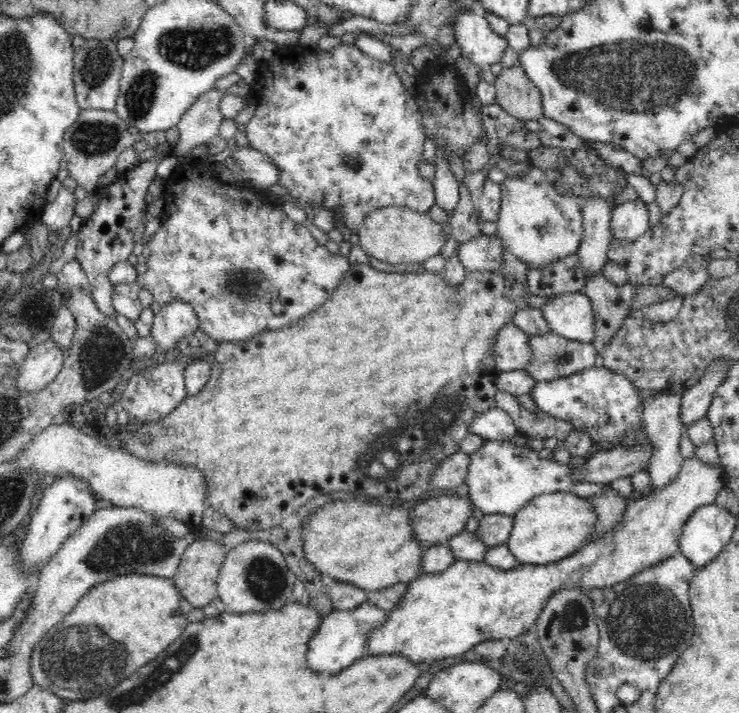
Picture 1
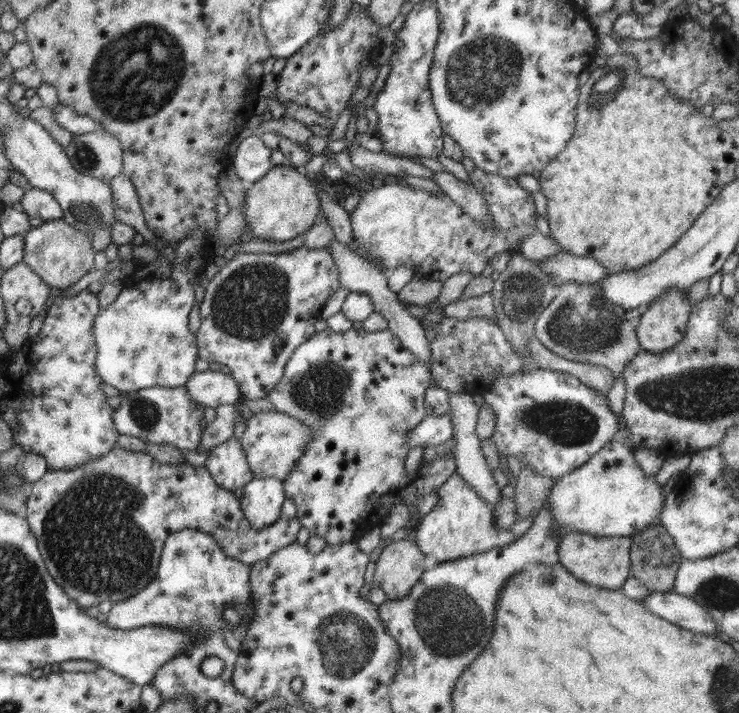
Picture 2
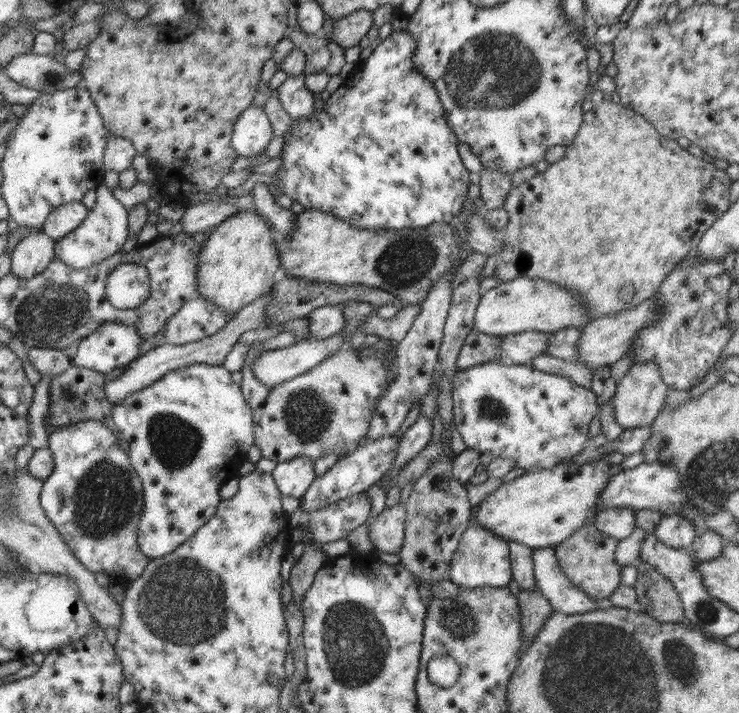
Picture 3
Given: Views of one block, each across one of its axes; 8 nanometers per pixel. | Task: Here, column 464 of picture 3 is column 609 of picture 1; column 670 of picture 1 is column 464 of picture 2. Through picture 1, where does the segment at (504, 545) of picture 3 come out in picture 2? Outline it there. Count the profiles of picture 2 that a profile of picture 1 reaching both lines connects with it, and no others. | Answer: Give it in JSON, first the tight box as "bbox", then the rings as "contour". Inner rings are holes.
{"bbox":[414,472,518,563],"contour":[[[456,472],[436,489],[438,504],[428,514],[417,518],[414,524],[416,546],[437,563],[456,560],[474,553],[487,551],[495,546],[504,546],[508,541],[518,540],[518,535],[504,535],[495,525],[493,508]]]}

